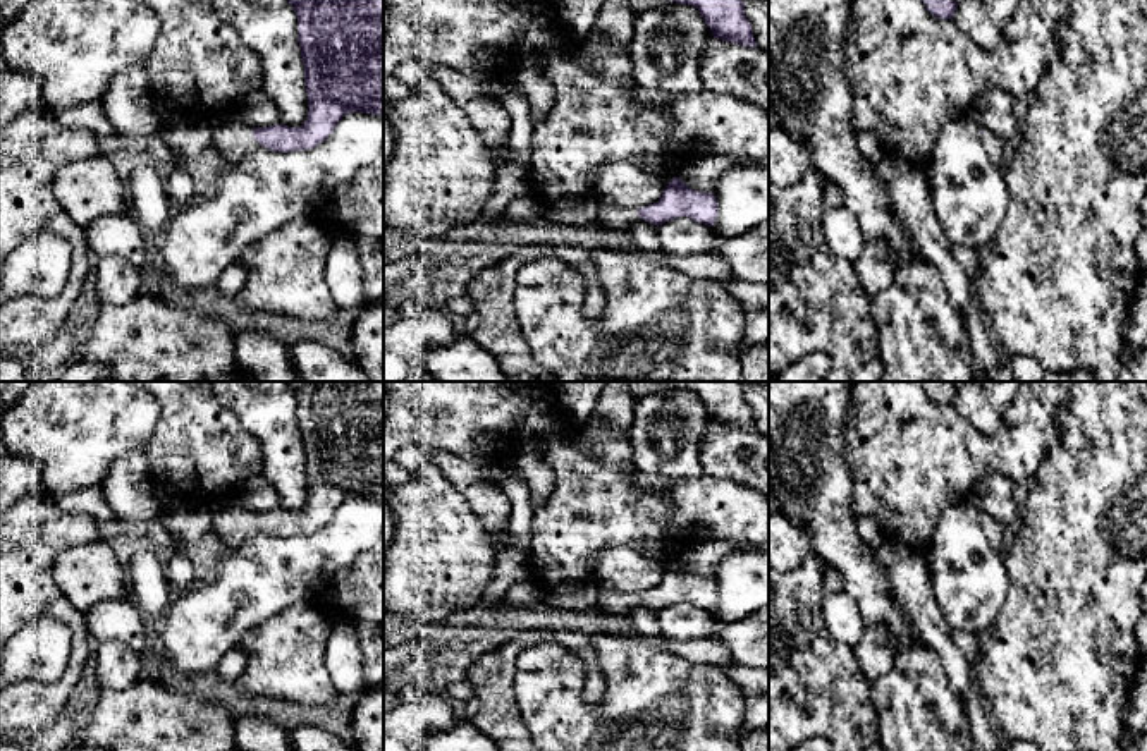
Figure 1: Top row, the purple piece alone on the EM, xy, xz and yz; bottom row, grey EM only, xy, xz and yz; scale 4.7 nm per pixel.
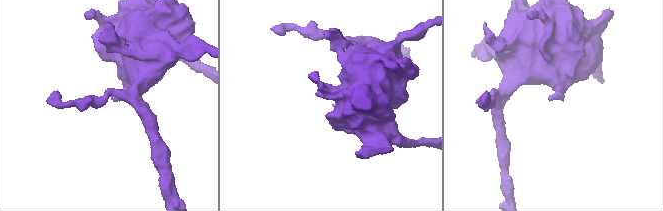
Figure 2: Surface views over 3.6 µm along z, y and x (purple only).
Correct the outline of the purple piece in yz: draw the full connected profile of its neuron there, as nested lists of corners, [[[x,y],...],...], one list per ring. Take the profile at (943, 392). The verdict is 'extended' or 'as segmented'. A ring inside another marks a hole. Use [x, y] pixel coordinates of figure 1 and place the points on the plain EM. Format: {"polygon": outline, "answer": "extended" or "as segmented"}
{"polygon": [[[922,382],[927,395],[939,404],[953,404],[958,387],[953,382]]], "answer": "as segmented"}

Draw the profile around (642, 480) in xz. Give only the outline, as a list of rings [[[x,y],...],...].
[[[635,471],[631,476],[633,483],[641,490],[662,490],[672,485],[672,478]]]

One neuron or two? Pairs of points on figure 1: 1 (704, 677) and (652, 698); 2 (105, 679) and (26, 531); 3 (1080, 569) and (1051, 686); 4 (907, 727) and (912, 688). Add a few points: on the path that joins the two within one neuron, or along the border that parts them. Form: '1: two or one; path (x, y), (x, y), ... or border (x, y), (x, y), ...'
1: one; path (692, 689), (683, 698), (664, 698)
2: two; border (95, 647), (88, 674)
3: one; path (1073, 598), (1061, 657)
4: one; path (912, 717), (912, 698)

